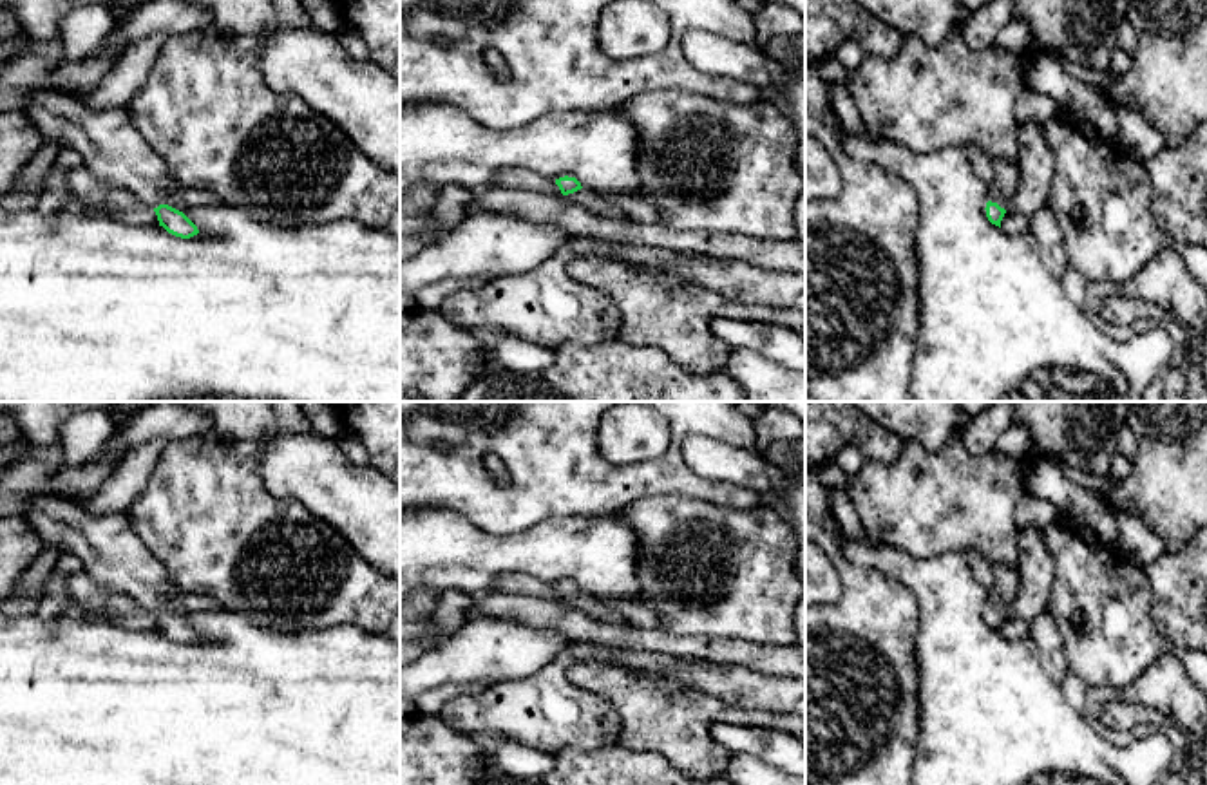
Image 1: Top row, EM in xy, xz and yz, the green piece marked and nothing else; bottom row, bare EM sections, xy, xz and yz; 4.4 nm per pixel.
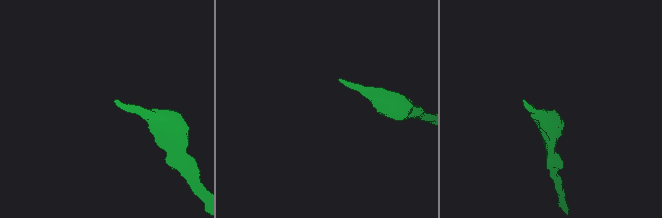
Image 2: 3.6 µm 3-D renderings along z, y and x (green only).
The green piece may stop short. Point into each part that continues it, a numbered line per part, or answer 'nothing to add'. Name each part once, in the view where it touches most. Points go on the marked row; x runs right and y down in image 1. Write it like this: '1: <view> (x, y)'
1: xy (111, 147)

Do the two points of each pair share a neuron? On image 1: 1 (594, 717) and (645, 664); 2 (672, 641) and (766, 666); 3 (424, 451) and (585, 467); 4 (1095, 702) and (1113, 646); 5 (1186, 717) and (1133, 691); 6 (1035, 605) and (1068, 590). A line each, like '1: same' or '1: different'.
1: same
2: same
3: same
4: different
5: same
6: different

